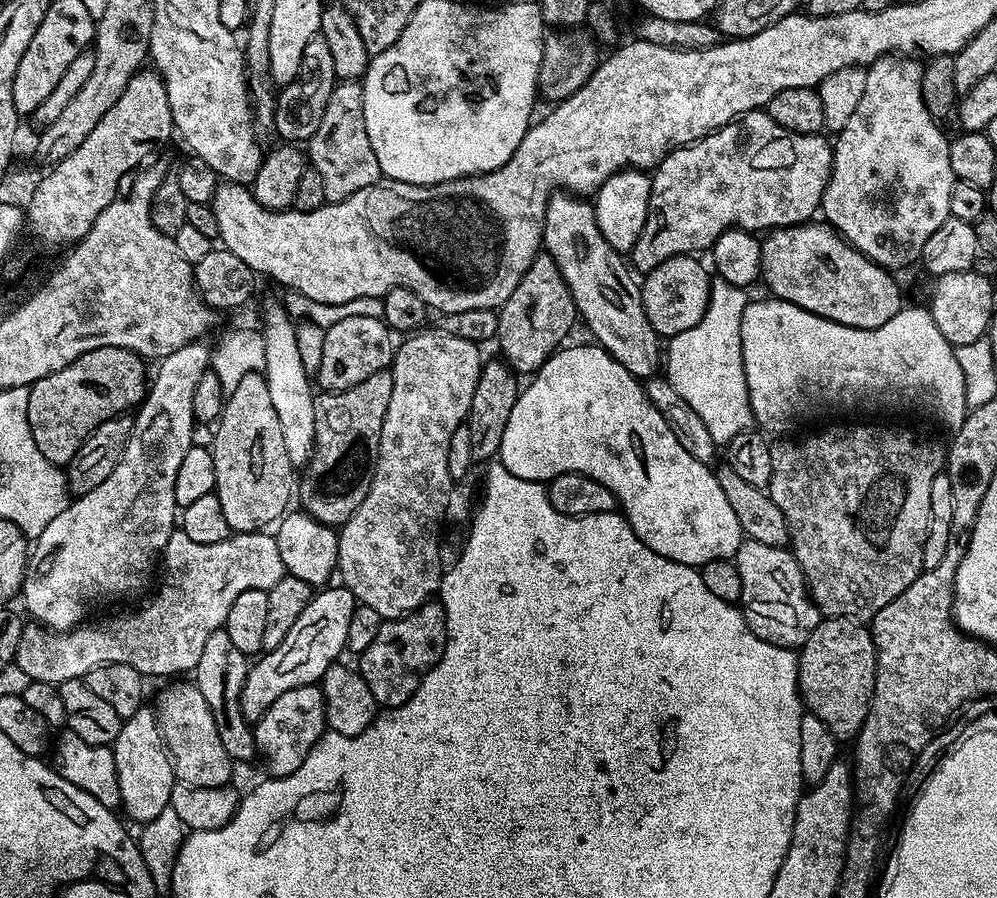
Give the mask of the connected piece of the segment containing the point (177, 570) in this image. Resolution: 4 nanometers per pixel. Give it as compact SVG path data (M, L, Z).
M173 530L162 553L162 568L163 564L168 571L164 576L164 585L157 590L156 597L137 612L128 612L125 616L112 616L101 624L88 622L73 628L71 632L54 632L43 624L25 623L22 642L18 642L18 654L14 661L16 665L26 670L29 680L50 682L57 686L62 682L79 680L90 670L114 662L134 666L134 670L141 672L145 678L179 677L176 676L179 672L191 673L196 669L198 658L202 658L202 649L206 647L206 638L223 629L226 614L230 614L230 606L234 606L234 598L238 598L242 590L267 590L286 575L282 554L278 554L276 537L264 530L237 532L224 541L209 544L194 542L181 530Z

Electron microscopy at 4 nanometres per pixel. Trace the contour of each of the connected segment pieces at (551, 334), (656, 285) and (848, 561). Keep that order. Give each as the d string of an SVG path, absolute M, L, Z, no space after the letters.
M538 254L534 262L530 262L530 270L522 274L518 286L514 286L514 294L510 294L510 298L500 305L498 313L495 339L500 342L499 355L517 374L536 373L553 352L567 341L564 339L571 334L572 327L578 324L574 298L561 278L554 258L547 254Z
M692 254L675 256L643 277L646 318L650 318L650 326L654 326L657 336L661 338L671 338L682 334L682 330L690 330L690 326L698 326L702 314L706 314L712 280L709 269L704 269L696 260L699 259Z
M848 424L845 428L828 428L825 432L816 432L813 436L805 438L801 444L795 444L792 438L784 438L781 444L772 444L772 477L767 486L767 493L771 496L774 506L782 510L782 514L788 523L788 539L790 551L804 571L804 582L808 586L812 600L820 615L824 618L834 616L846 616L849 618L871 618L882 610L906 586L918 578L924 563L922 562L922 550L926 546L926 534L930 526L930 486L934 486L934 478L938 478L940 472L946 468L946 448L936 440L916 440L912 432L899 432L896 428L875 428L872 424Z

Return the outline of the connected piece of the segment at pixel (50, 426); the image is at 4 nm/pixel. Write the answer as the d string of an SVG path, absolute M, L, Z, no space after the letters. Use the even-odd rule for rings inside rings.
M102 346L74 358L74 362L62 366L62 370L46 374L46 378L38 378L38 382L31 384L28 388L28 421L30 434L34 434L34 446L42 450L42 458L52 464L67 466L74 454L78 454L86 438L95 428L102 426L102 422L131 413L143 404L150 383L150 372L144 369L144 364L145 357L139 356L137 352L118 346Z

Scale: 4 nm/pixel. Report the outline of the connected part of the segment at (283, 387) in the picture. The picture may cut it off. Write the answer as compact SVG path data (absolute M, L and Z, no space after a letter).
M276 304L270 305L264 312L262 335L266 346L266 362L262 375L270 390L270 402L274 406L274 414L278 414L278 422L282 425L282 443L286 445L286 454L293 469L300 470L307 465L308 459L312 456L312 449L316 447L314 434L316 396L314 391L312 392L314 384L310 379L310 373L302 366L302 358L298 355L296 324L281 305Z

